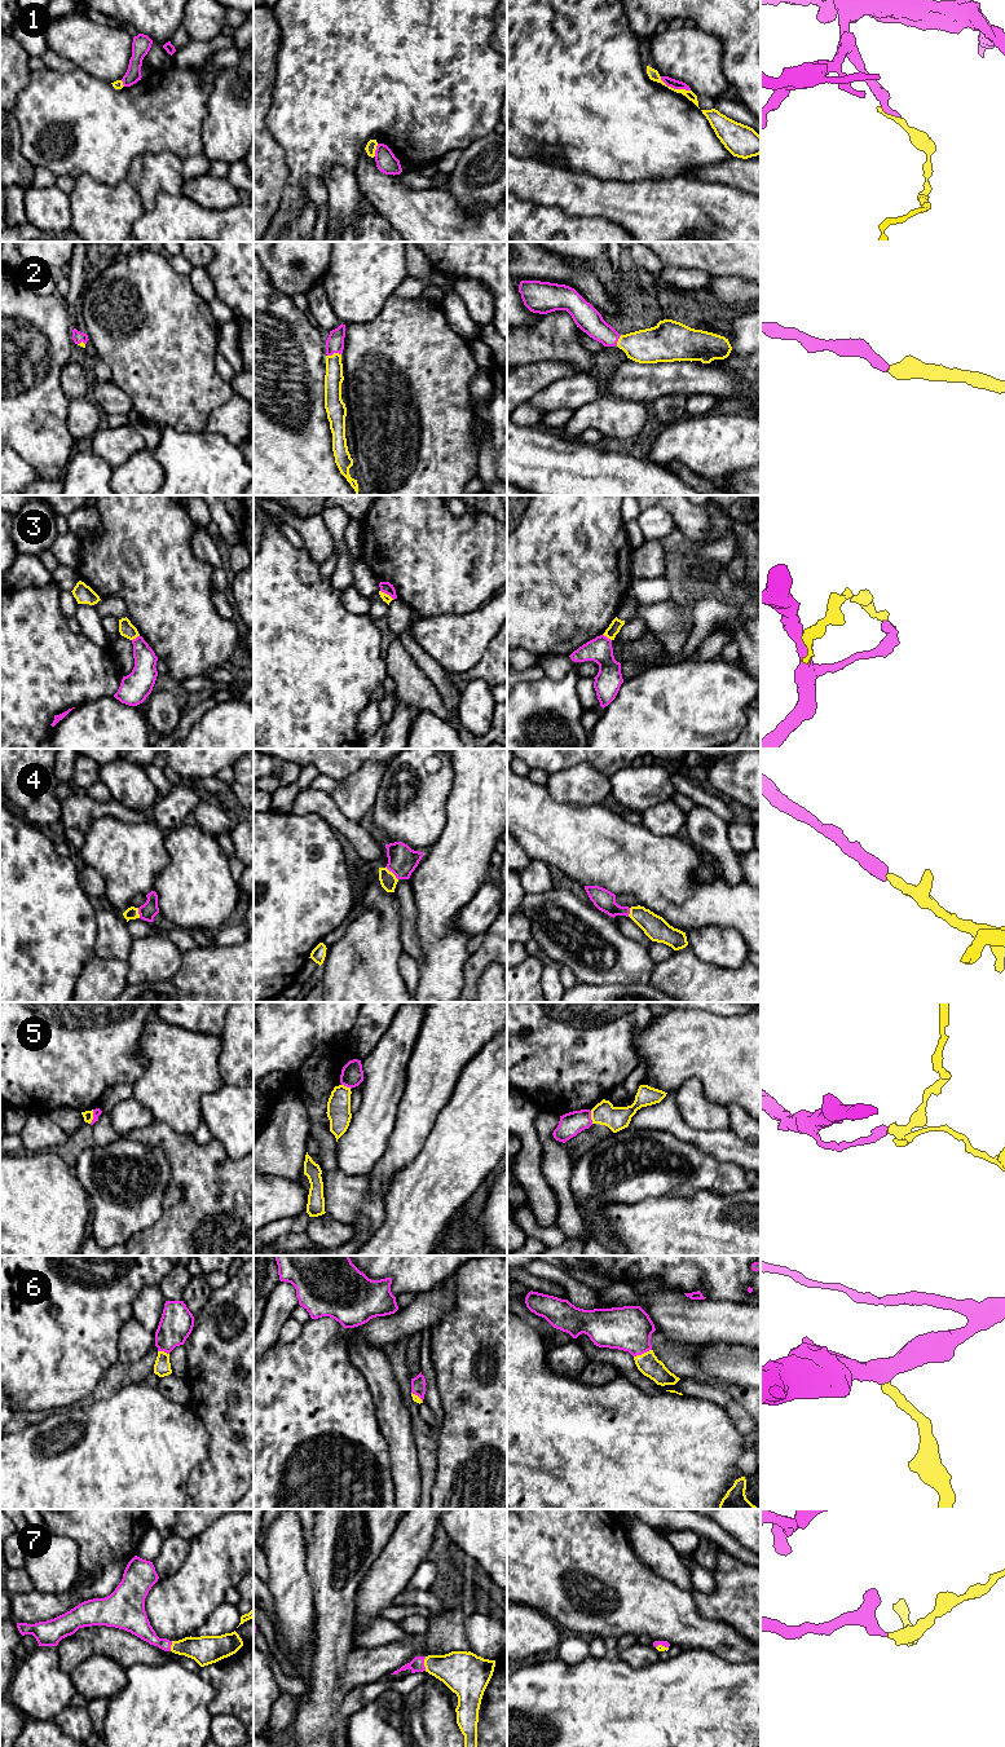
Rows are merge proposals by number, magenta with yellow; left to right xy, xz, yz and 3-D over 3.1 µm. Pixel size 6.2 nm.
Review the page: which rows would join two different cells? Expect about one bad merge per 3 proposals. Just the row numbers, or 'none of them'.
1, 3, 5

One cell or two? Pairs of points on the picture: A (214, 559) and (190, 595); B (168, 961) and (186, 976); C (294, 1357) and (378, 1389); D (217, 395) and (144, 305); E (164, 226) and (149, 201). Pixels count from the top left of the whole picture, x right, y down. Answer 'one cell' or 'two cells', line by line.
A: two cells
B: two cells
C: two cells
D: one cell
E: two cells

